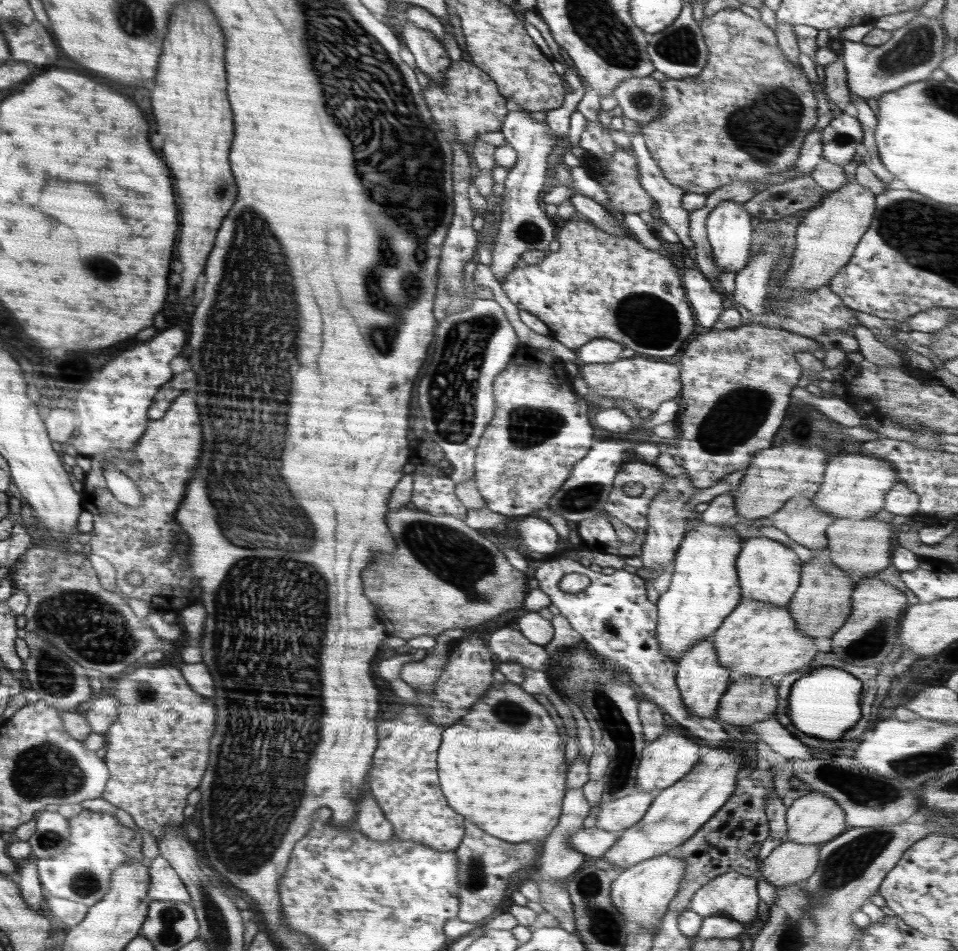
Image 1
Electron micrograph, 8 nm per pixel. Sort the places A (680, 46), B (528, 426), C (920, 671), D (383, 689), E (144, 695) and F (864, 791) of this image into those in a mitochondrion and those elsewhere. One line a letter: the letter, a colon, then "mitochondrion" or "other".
A: mitochondrion
B: mitochondrion
C: other
D: other
E: mitochondrion
F: mitochondrion

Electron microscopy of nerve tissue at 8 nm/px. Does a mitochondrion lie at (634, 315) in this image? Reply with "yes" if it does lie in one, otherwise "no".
yes

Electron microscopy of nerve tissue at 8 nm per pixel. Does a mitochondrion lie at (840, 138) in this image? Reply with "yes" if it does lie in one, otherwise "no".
yes

